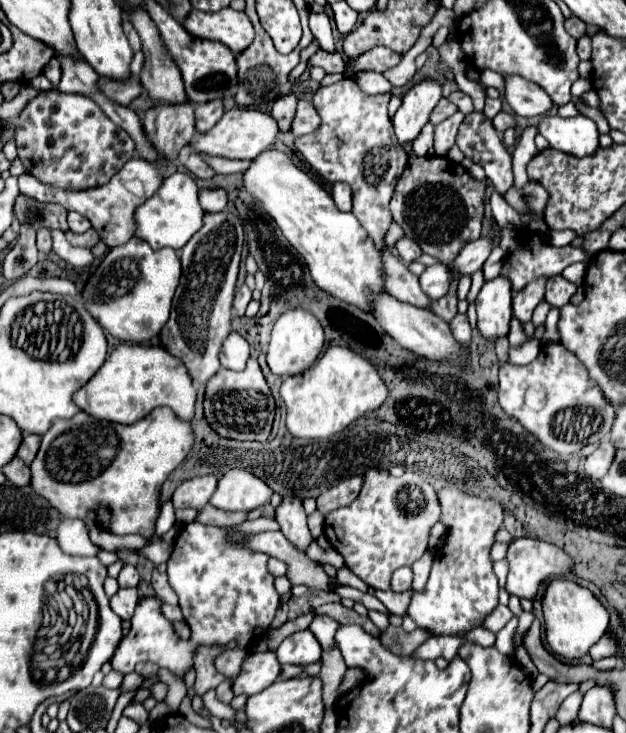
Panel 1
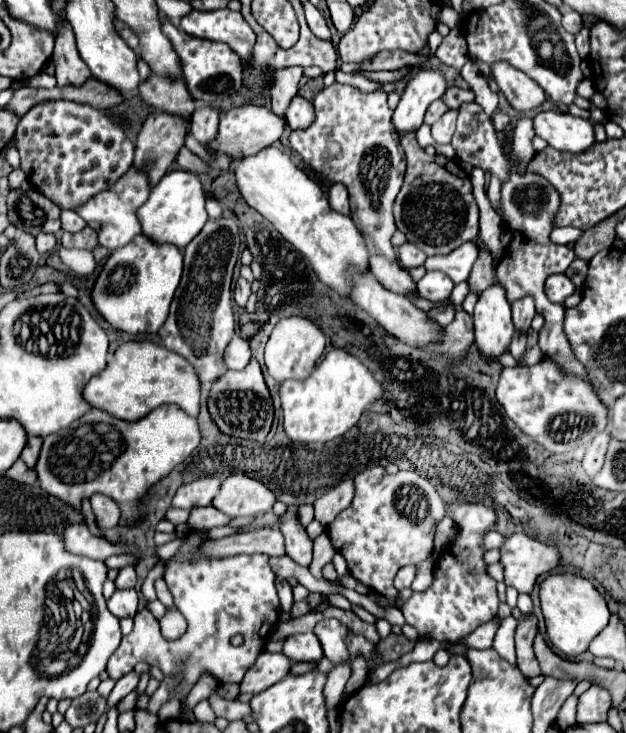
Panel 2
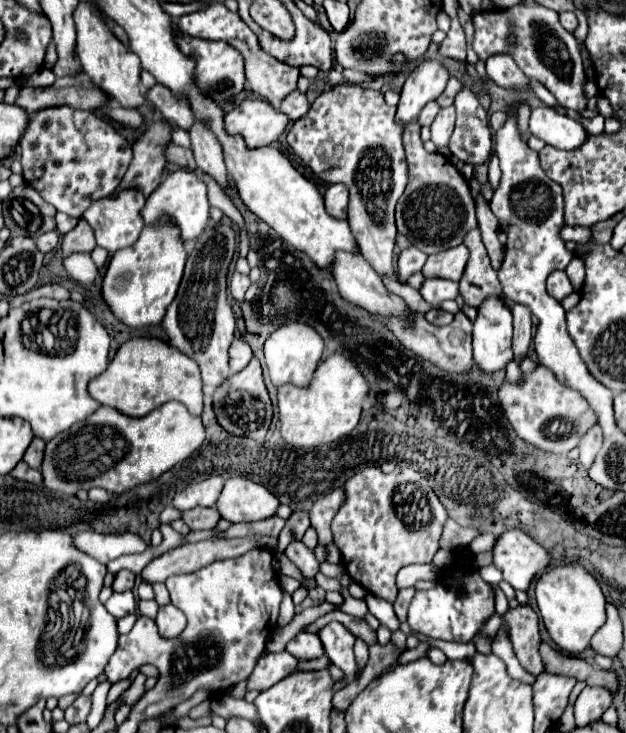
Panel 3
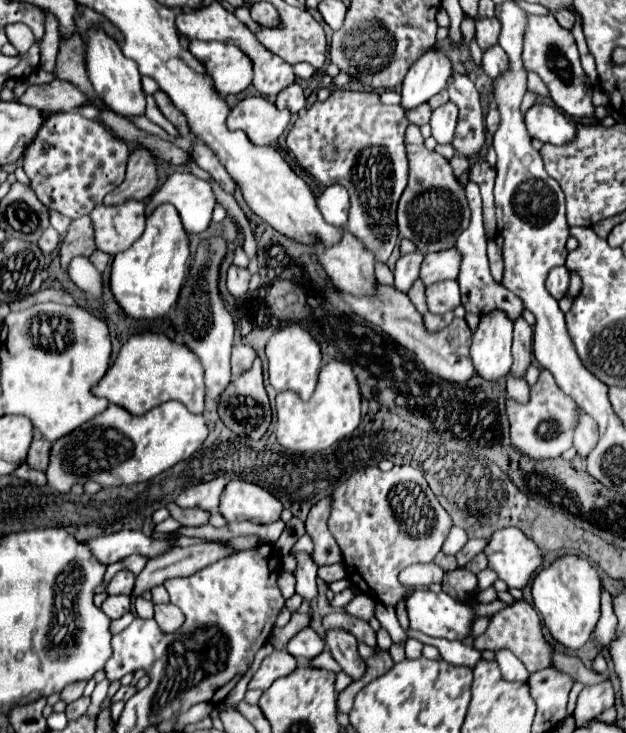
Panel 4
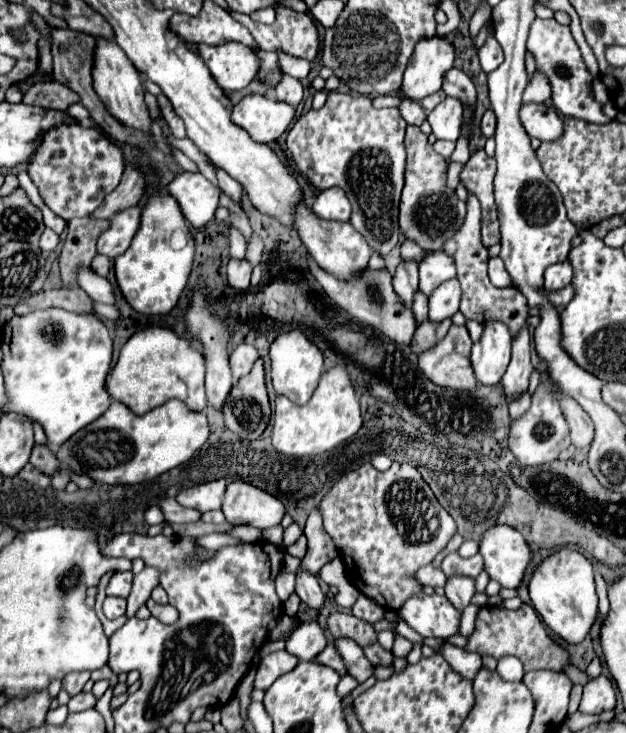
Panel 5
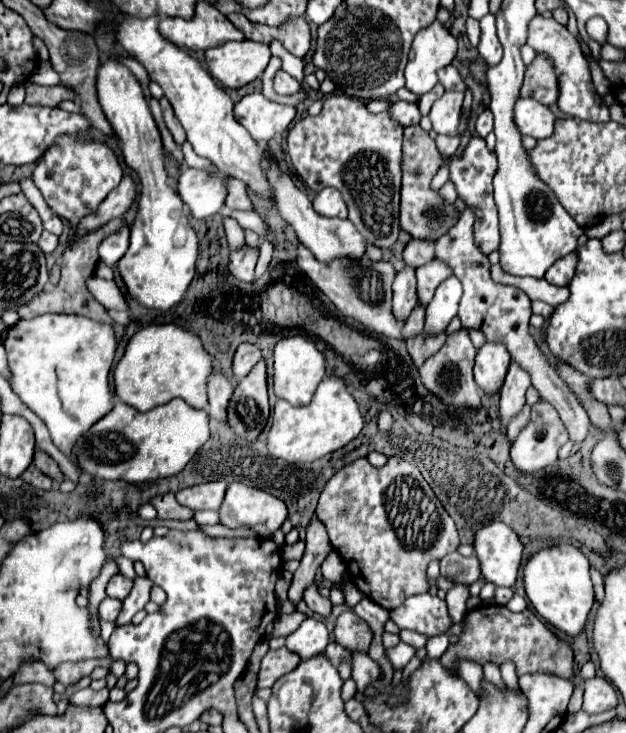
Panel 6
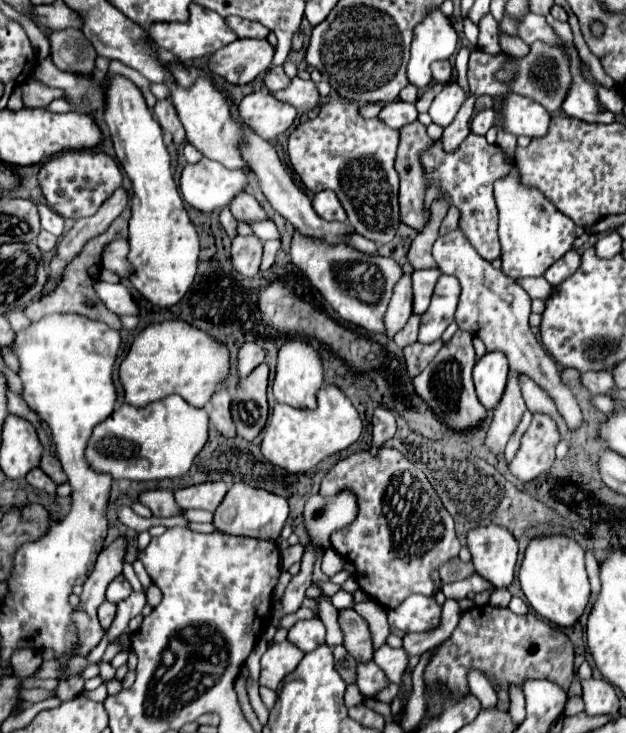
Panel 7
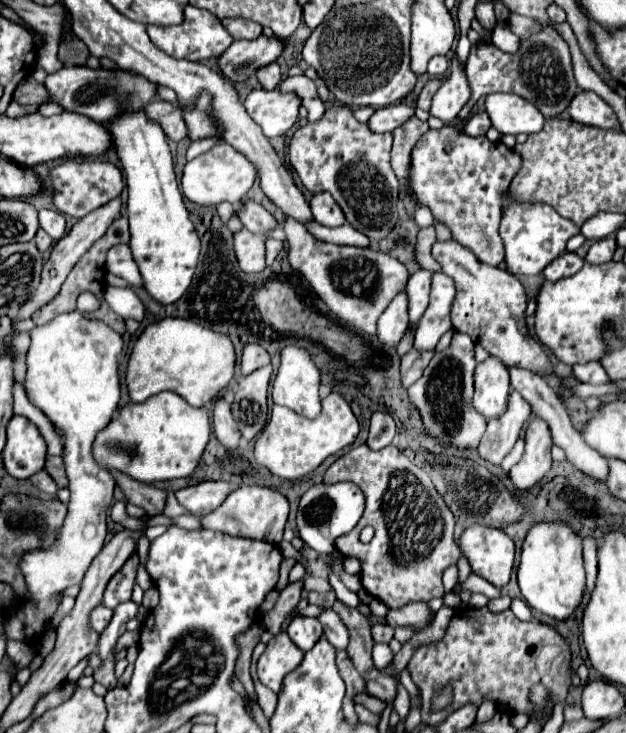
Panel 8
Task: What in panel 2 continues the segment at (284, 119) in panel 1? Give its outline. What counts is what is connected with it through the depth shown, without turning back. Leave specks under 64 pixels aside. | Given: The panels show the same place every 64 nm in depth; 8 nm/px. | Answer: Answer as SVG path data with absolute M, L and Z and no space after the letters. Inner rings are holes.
M300 66L294 68L284 68L276 72L276 80L272 82L270 94L272 94L272 112L284 118L284 112L288 110L288 104L292 102L292 96L296 96L298 92L298 82L302 78L302 70Z

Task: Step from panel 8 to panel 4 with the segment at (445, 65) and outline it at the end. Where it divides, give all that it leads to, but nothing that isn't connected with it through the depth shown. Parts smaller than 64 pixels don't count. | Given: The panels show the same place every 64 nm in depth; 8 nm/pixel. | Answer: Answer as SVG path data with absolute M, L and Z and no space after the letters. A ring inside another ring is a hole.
M454 74L454 82L448 84L450 100L458 106L458 126L452 138L452 146L458 156L472 158L486 142L484 114L480 106L478 90L464 74Z

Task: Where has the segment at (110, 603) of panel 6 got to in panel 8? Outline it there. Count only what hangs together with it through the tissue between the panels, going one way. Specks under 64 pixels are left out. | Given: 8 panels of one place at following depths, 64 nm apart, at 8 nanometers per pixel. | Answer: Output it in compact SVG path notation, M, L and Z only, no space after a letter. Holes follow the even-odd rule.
M100 604L100 606L96 606L96 608L92 610L90 624L92 624L92 628L94 628L96 632L102 632L102 630L108 626L110 618L112 618L112 608L106 608L104 604Z

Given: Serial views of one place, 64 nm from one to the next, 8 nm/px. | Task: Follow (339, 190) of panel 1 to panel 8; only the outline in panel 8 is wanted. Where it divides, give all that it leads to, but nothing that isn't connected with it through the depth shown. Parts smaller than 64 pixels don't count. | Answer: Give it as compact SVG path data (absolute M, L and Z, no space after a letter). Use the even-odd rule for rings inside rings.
M328 192L314 194L314 198L310 200L310 208L312 208L316 222L322 224L322 226L342 226L342 224L346 224L344 212L340 210L336 200Z

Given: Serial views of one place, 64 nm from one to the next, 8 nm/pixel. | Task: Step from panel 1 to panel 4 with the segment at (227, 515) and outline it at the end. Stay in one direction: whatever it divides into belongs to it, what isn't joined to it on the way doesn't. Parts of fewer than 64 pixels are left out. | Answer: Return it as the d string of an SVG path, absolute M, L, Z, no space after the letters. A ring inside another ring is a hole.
M170 502L166 508L170 510L172 518L176 518L182 526L204 526L210 520L210 512L204 512L200 508L184 510L184 508L178 508L174 502Z

